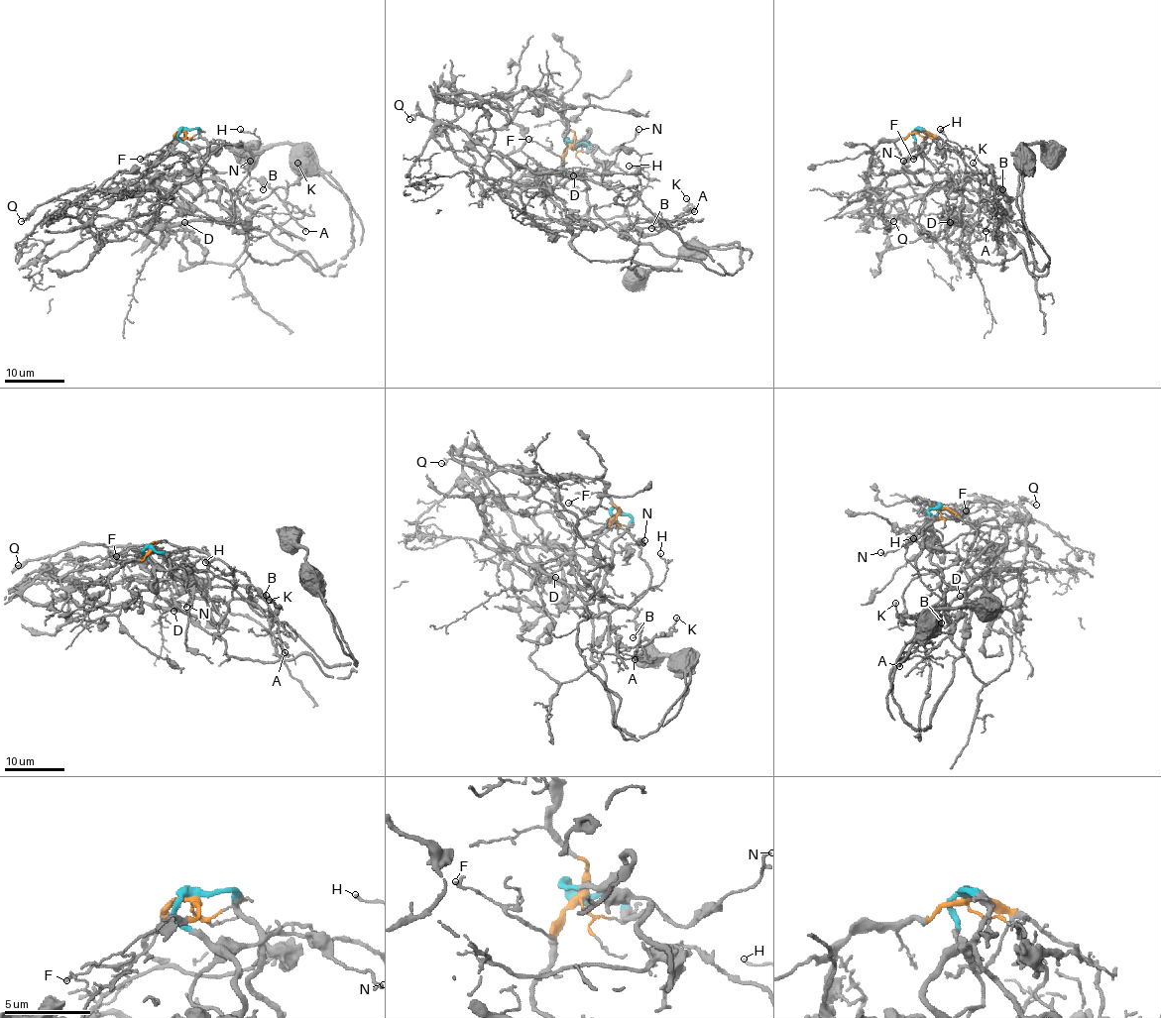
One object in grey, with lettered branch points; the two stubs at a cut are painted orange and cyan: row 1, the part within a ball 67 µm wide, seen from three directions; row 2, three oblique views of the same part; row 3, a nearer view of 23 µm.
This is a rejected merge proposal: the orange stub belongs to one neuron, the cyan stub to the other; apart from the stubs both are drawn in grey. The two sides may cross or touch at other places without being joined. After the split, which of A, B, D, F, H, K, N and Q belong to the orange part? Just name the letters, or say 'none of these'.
A, B, F, H, K, Q

